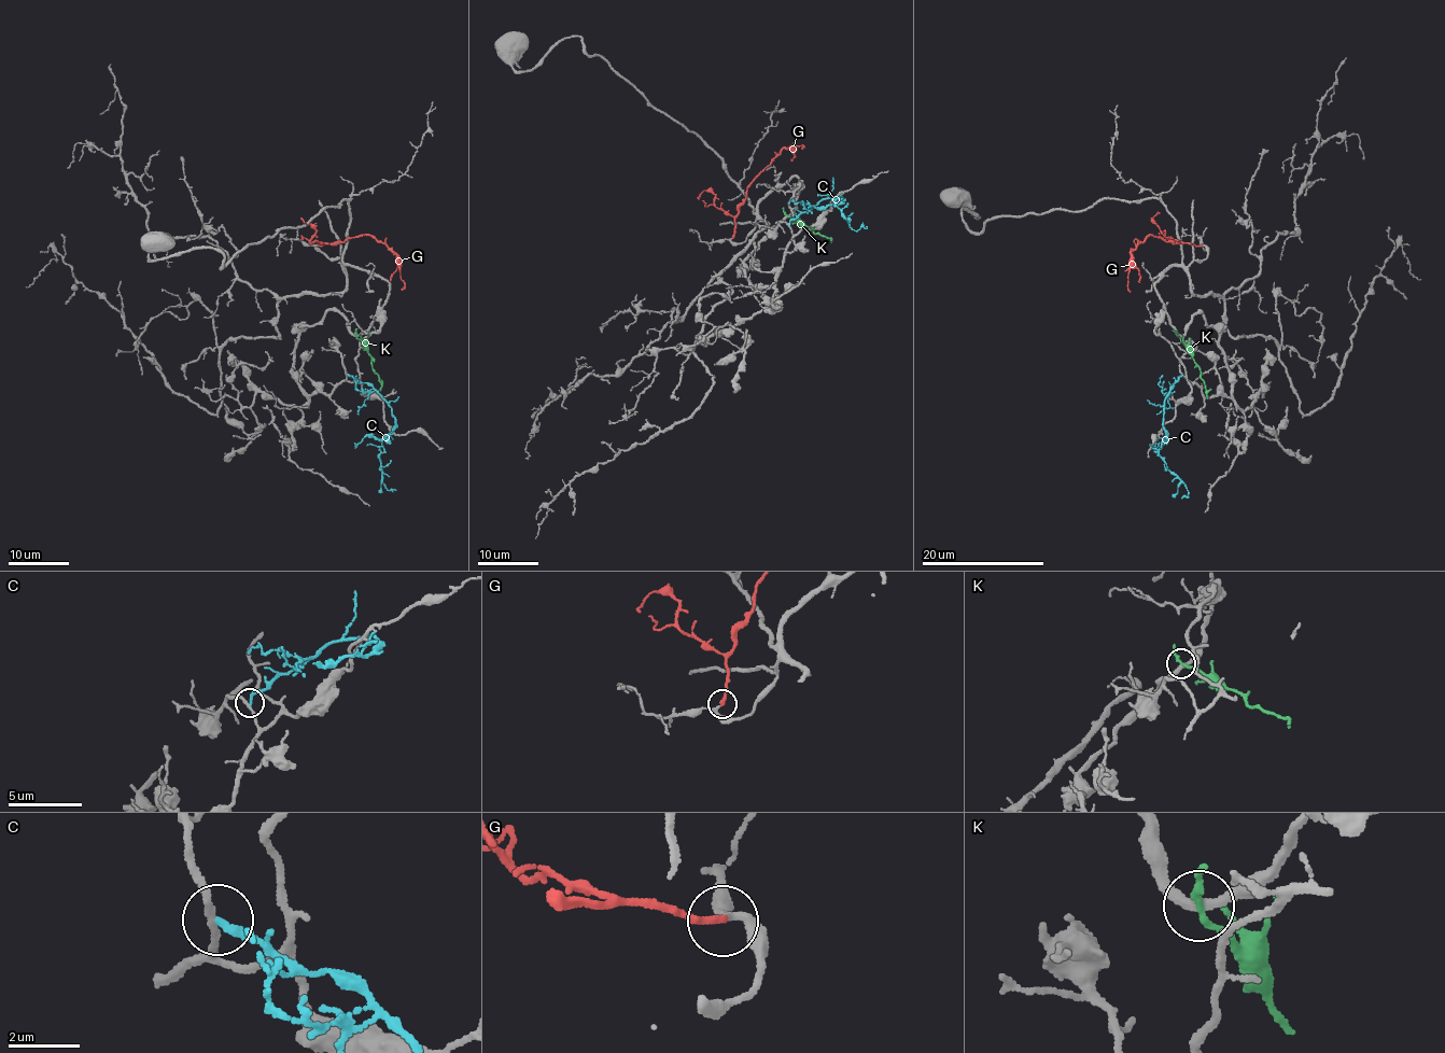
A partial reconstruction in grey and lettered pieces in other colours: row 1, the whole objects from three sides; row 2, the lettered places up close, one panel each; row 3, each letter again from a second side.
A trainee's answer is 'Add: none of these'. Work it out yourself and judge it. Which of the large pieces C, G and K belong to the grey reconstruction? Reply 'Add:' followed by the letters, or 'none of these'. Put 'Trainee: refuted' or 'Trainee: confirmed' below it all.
Add: G
Trainee: refuted

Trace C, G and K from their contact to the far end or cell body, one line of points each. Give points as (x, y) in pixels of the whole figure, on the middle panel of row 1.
C: (789, 224), (823, 199), (833, 196), (843, 199), (835, 202), (832, 199), (851, 228), (866, 228)
G: (733, 237), (739, 208), (746, 188), (780, 151), (795, 145), (801, 145), (802, 150)
K: (786, 215), (830, 240)

